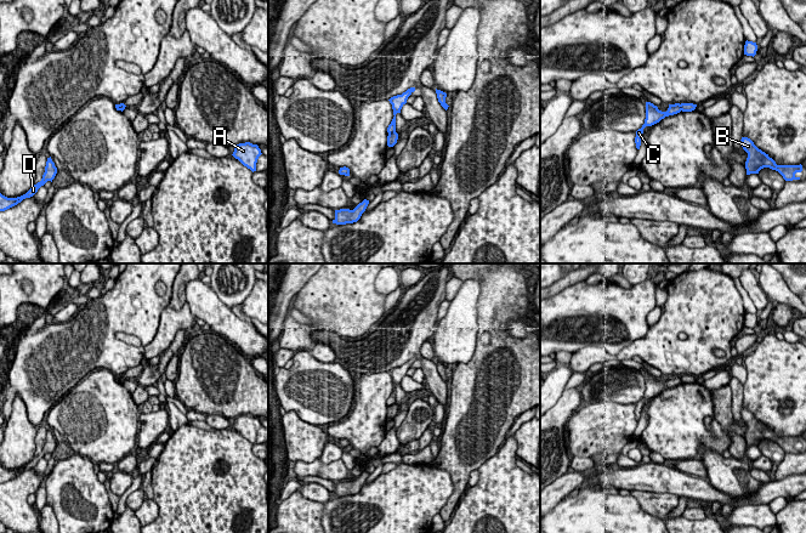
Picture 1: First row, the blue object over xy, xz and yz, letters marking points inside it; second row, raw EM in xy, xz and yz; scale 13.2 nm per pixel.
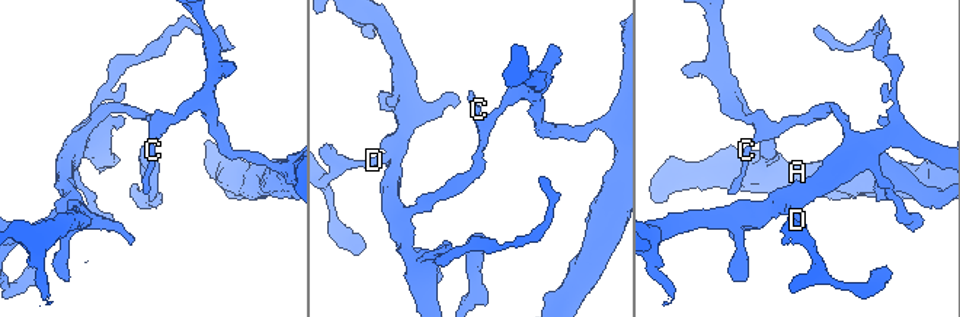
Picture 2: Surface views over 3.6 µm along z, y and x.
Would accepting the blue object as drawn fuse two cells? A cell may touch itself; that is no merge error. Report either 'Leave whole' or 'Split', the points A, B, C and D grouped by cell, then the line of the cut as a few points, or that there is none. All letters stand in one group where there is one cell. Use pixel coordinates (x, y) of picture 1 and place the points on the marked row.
Split. Groups: A C / B D. Split along xz (395, 130), (389, 134)

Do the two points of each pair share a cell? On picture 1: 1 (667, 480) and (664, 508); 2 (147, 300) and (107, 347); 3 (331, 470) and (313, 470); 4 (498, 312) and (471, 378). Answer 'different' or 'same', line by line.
1: different
2: same
3: same
4: same

